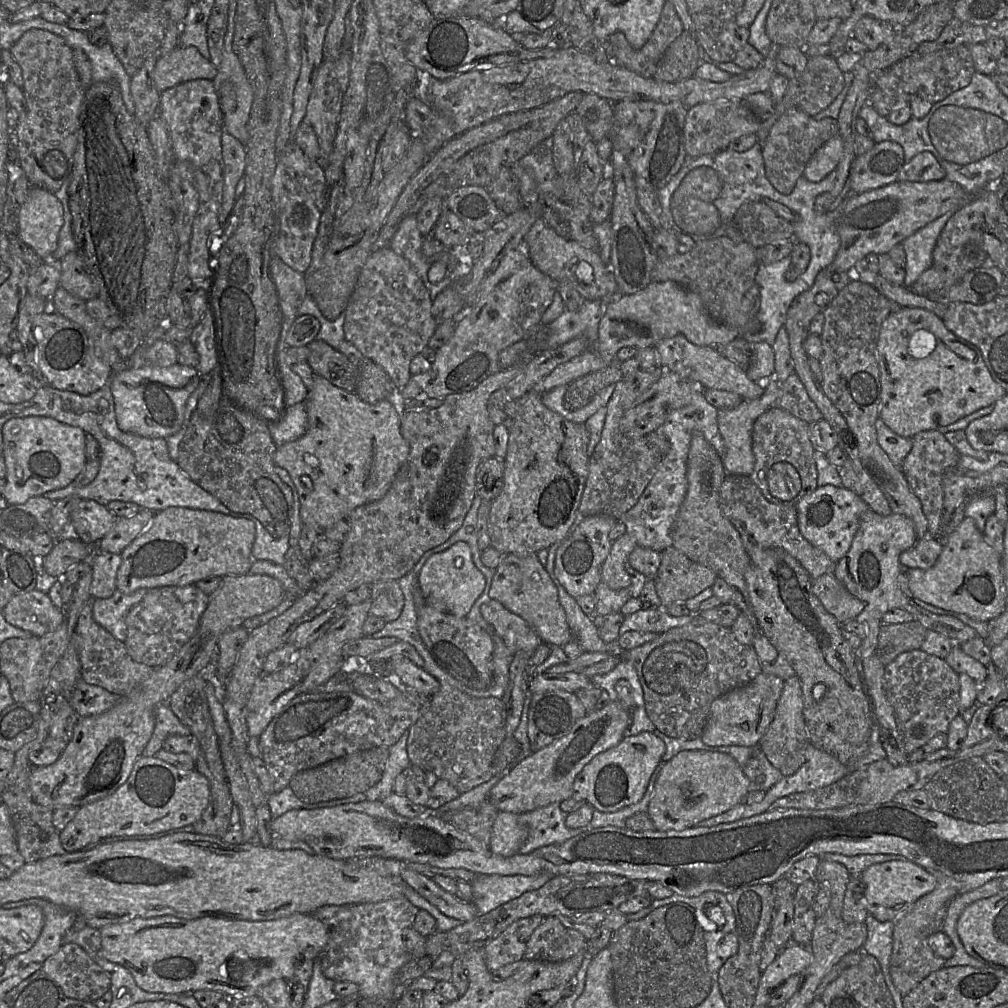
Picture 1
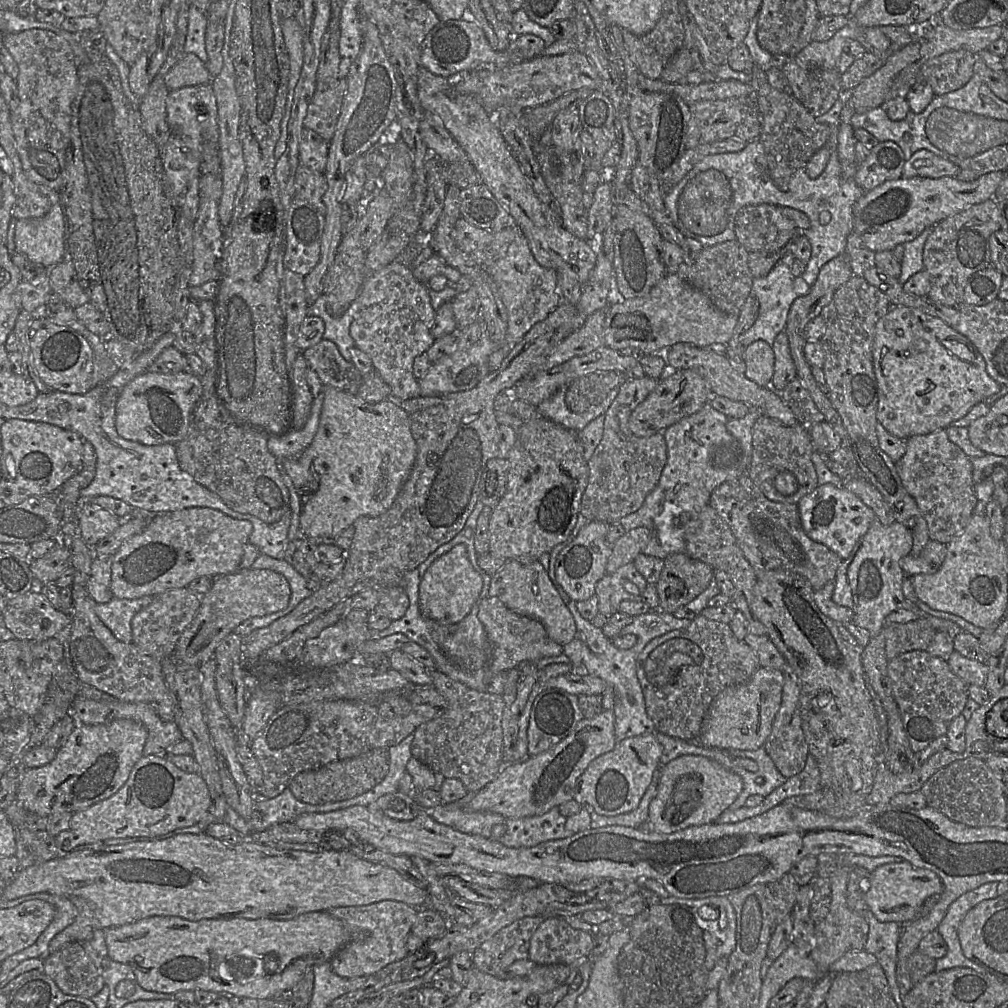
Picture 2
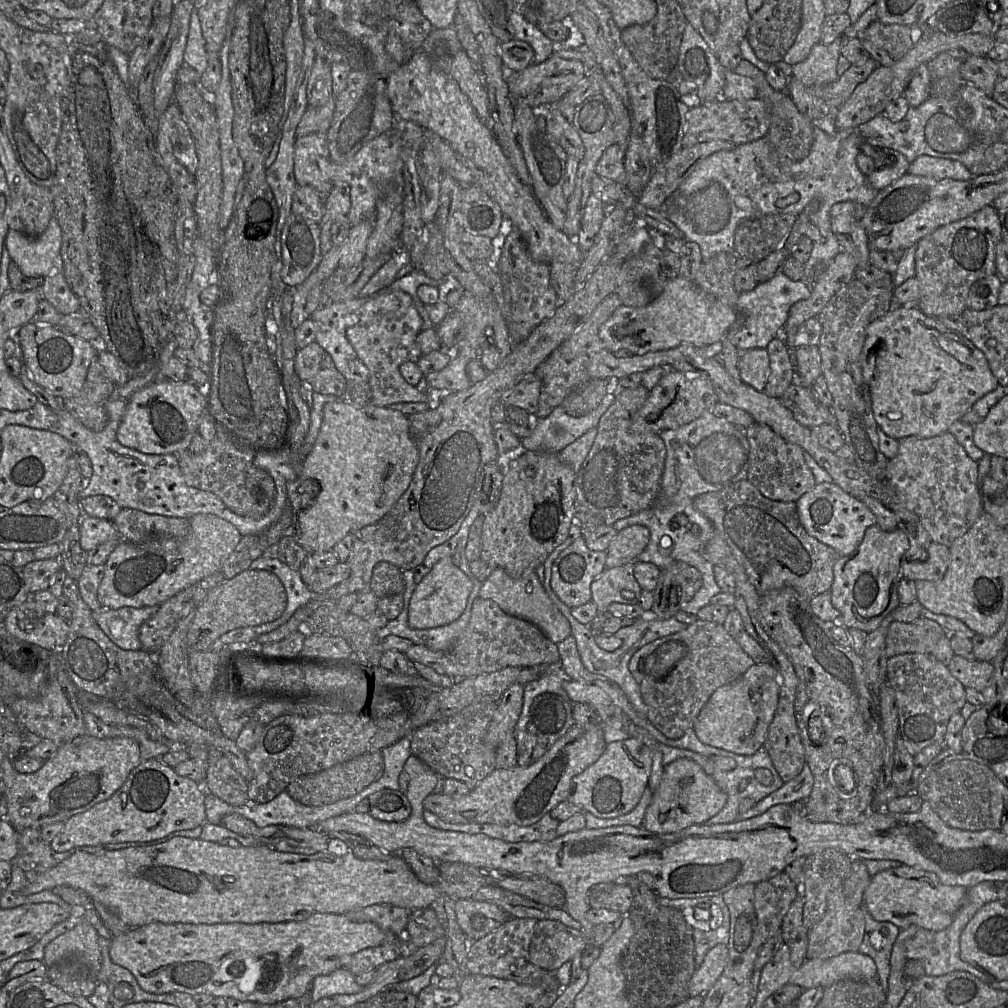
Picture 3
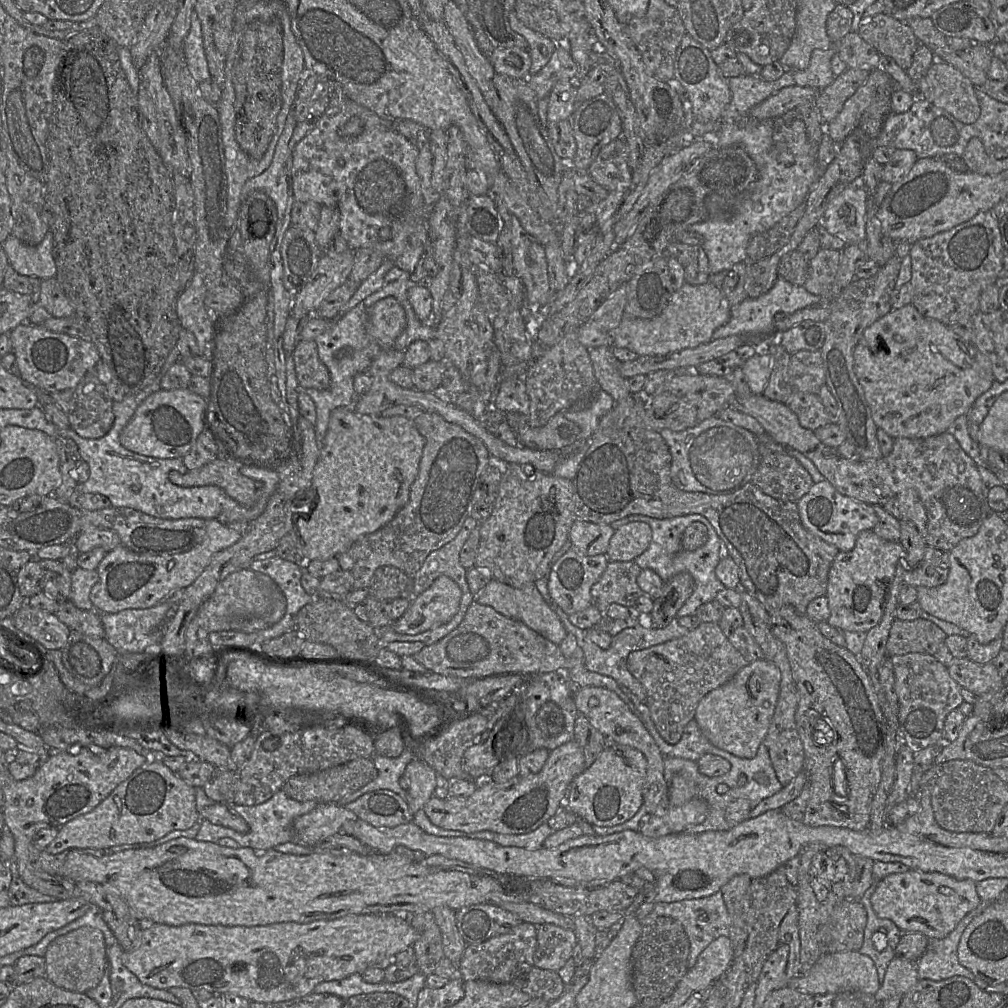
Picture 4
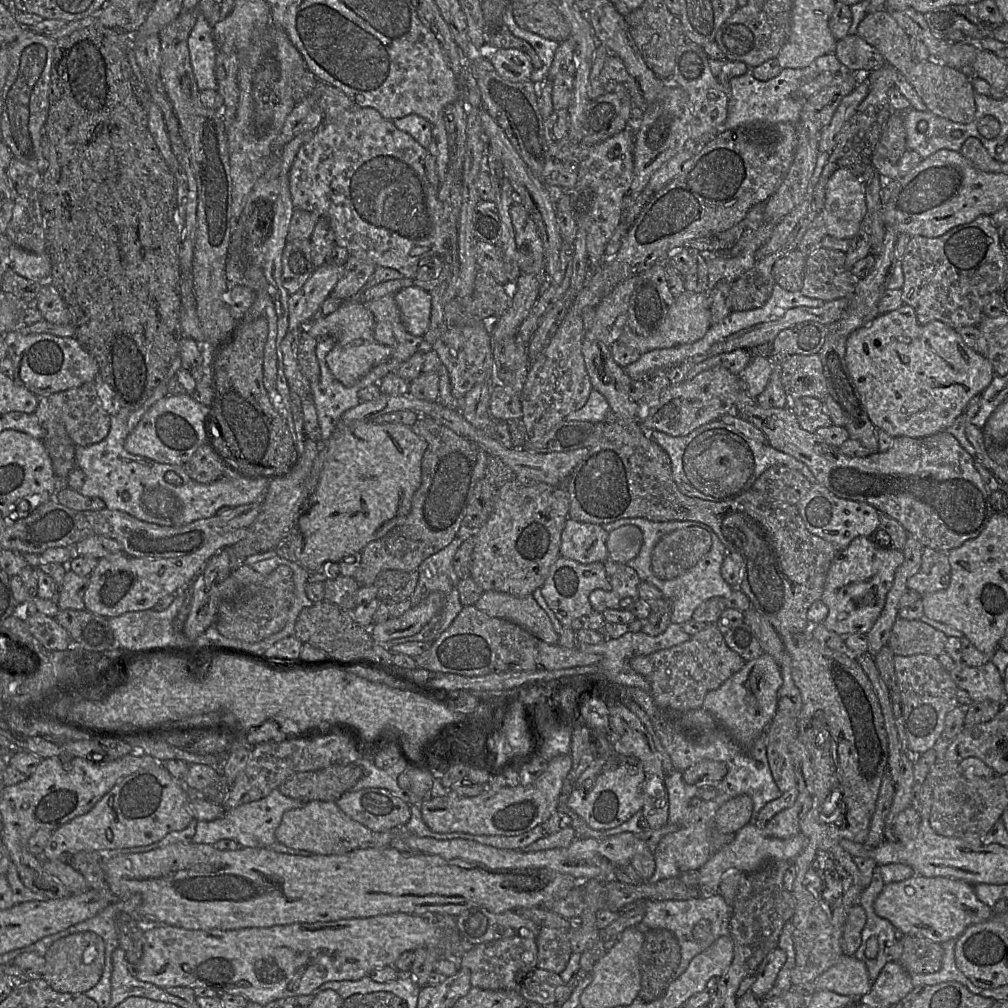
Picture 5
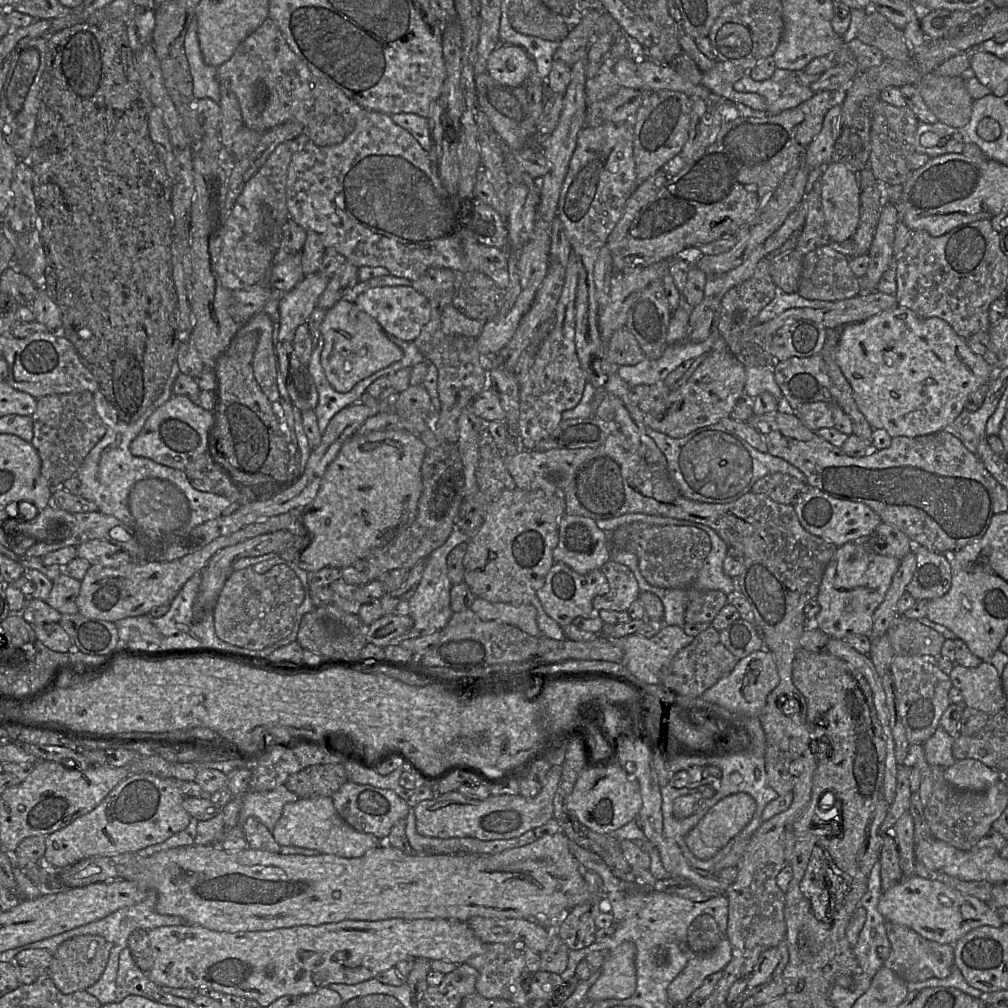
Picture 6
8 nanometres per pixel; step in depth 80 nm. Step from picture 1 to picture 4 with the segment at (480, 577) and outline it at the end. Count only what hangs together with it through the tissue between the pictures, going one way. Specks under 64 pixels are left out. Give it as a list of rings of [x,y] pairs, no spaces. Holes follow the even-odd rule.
[[[441,575],[416,596],[404,614],[391,621],[399,634],[416,635],[447,623],[457,613],[462,591],[451,578]]]

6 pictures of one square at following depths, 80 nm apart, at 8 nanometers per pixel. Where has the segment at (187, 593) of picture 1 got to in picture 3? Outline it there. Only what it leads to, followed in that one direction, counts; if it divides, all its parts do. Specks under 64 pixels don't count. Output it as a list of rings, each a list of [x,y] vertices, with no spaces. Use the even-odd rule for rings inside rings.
[[[176,595],[160,604],[158,611],[139,628],[142,649],[151,653],[157,653],[161,649],[182,619],[182,610],[186,604],[187,602],[180,602]]]

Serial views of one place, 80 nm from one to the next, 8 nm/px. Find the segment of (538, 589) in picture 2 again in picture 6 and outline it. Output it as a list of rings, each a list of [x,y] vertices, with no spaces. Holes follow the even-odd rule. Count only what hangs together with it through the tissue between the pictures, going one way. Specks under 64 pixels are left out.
[[[476,597],[469,608],[482,621],[497,620],[514,625],[531,636],[542,635],[536,621],[537,610],[532,604],[489,602]]]

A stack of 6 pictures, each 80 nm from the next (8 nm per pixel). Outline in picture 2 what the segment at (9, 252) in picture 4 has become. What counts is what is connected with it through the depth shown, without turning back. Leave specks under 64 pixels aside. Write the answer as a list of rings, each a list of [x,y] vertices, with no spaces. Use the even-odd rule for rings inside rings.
[[[61,203],[52,206],[41,218],[25,218],[16,222],[14,244],[15,250],[26,255],[30,261],[50,269],[65,259],[66,219]]]

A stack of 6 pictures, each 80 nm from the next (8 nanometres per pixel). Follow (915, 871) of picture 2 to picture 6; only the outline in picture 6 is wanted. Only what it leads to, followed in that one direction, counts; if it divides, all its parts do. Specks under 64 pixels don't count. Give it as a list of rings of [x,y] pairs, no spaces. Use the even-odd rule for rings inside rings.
[[[917,875],[902,879],[883,892],[877,910],[887,921],[905,926],[939,944],[954,945],[967,933],[981,926],[999,928],[1003,925],[996,910],[990,908],[987,903],[942,882]]]

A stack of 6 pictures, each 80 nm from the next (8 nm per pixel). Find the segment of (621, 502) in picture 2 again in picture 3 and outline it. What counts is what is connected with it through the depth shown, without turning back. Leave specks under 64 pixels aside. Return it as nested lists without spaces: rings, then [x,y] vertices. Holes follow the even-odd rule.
[[[642,385],[634,389],[623,388],[600,418],[594,443],[575,479],[574,521],[582,526],[613,525],[616,521],[645,510],[656,502],[667,454],[665,442],[659,433],[632,431],[633,418],[644,405],[649,392]]]

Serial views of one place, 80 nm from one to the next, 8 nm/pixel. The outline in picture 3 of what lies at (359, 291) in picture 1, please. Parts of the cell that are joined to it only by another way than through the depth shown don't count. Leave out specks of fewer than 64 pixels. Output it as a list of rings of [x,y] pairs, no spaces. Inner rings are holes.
[[[386,289],[371,297],[355,313],[360,320],[348,328],[347,338],[370,373],[371,398],[368,404],[389,407],[400,402],[429,401],[428,390],[406,382],[399,370],[403,363],[417,362],[422,356],[416,339],[422,330],[423,319],[413,305],[411,296],[401,290]]]

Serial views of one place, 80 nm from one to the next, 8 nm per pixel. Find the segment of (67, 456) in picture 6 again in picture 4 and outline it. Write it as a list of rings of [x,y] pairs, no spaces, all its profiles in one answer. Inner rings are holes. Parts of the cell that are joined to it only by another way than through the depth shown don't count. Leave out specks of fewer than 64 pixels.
[[[96,367],[89,370],[75,387],[53,392],[52,399],[67,415],[70,428],[83,438],[101,438],[109,432],[114,423],[114,401],[111,399],[106,386],[99,379]]]

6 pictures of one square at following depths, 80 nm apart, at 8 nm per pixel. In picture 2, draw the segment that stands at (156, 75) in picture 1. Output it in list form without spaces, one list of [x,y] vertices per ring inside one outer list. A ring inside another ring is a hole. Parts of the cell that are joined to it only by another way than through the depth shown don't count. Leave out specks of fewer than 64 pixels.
[[[185,53],[184,57],[165,75],[164,82],[169,90],[174,90],[211,83],[212,79],[206,63],[193,53]]]

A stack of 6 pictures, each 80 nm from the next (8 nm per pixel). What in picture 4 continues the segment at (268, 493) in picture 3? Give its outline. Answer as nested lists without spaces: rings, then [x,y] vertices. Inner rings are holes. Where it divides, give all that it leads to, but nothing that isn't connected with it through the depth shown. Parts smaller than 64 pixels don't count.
[[[219,450],[219,455],[213,461],[195,470],[181,474],[171,470],[169,480],[178,486],[214,485],[223,489],[228,496],[243,507],[254,506],[261,495],[262,483],[241,474],[240,469],[247,464]]]

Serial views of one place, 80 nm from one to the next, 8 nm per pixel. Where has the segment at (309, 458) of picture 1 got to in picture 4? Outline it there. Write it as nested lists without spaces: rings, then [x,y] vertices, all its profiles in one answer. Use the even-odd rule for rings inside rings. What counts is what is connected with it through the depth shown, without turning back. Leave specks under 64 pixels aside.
[[[353,408],[334,409],[326,435],[320,444],[319,459],[313,470],[312,485],[302,491],[305,501],[315,501],[308,512],[293,515],[292,531],[296,535],[306,562],[326,560],[345,552],[363,535],[387,524],[408,502],[410,486],[418,474],[426,440],[413,420],[403,416],[361,415]]]

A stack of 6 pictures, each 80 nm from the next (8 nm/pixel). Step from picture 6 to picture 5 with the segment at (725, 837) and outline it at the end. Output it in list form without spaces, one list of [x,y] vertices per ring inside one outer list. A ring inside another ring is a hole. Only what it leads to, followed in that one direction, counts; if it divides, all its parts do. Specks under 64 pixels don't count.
[[[743,794],[725,802],[716,812],[714,825],[721,834],[736,833],[751,822],[753,802]]]

